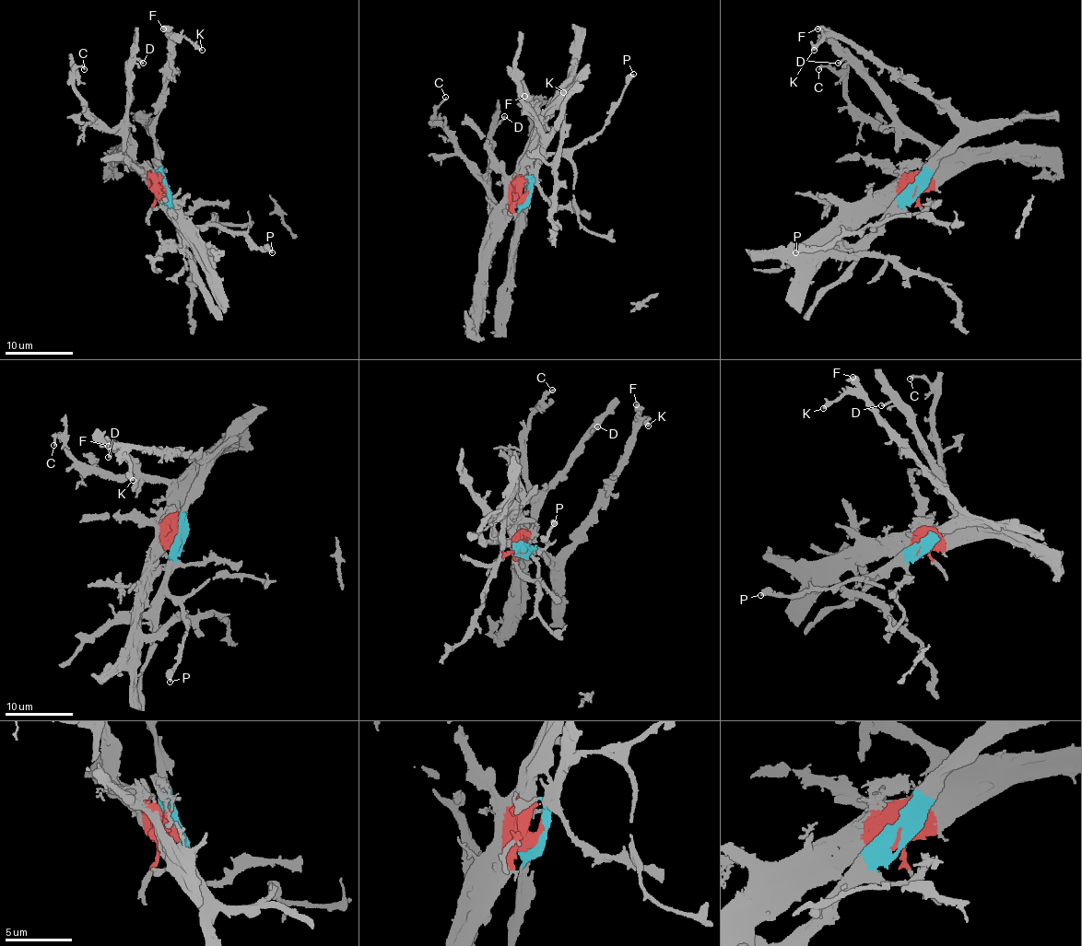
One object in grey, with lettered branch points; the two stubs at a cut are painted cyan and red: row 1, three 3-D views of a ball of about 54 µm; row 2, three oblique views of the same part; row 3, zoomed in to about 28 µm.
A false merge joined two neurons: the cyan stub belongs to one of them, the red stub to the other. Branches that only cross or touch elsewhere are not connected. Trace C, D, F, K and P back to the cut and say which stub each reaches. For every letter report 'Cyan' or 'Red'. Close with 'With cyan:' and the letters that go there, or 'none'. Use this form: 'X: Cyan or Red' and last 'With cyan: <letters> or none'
C: Red
D: Red
F: Cyan
K: Cyan
P: Cyan
With cyan: F, K, P

